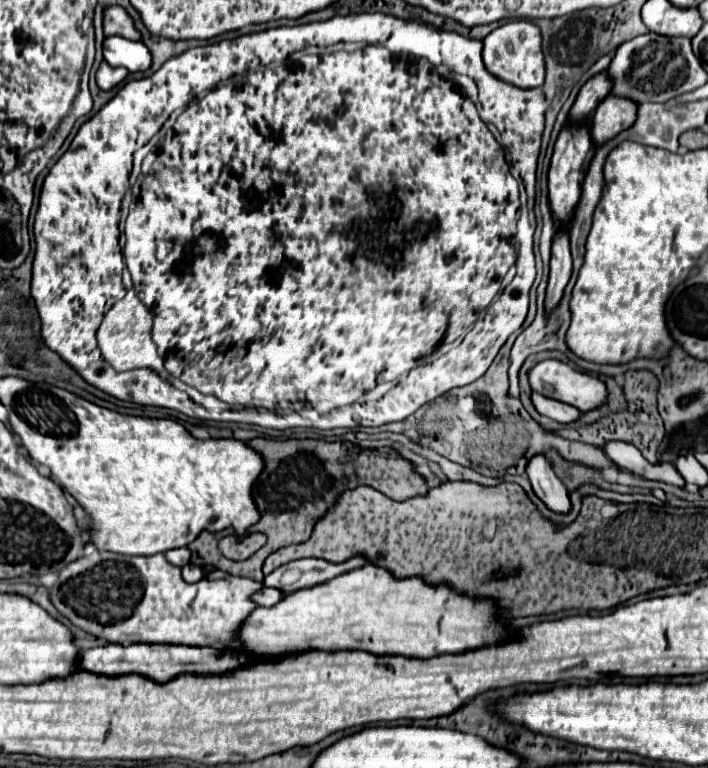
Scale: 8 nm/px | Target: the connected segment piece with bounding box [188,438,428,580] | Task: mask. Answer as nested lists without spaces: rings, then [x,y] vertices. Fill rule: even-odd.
[[[254,438],[246,442],[254,452],[258,452],[264,460],[264,470],[252,486],[252,498],[258,506],[260,520],[252,526],[256,532],[264,532],[268,542],[250,558],[232,562],[218,550],[220,534],[202,532],[194,542],[188,544],[192,552],[192,564],[196,566],[214,566],[234,576],[262,580],[262,564],[264,560],[280,550],[282,546],[306,542],[312,534],[312,526],[318,518],[326,514],[326,510],[338,500],[344,490],[356,488],[360,484],[368,484],[378,488],[392,500],[408,500],[414,496],[424,496],[428,486],[424,478],[414,472],[414,466],[400,458],[396,450],[378,448],[378,450],[362,450],[350,442],[324,442],[324,440],[266,440]]]

